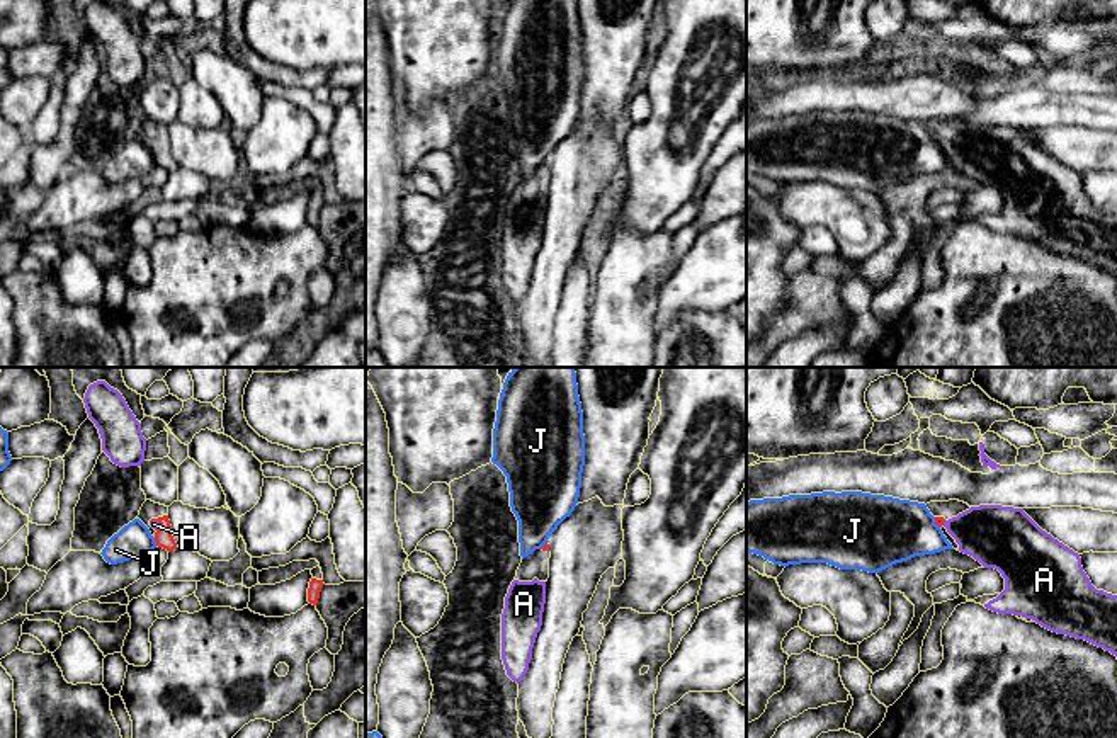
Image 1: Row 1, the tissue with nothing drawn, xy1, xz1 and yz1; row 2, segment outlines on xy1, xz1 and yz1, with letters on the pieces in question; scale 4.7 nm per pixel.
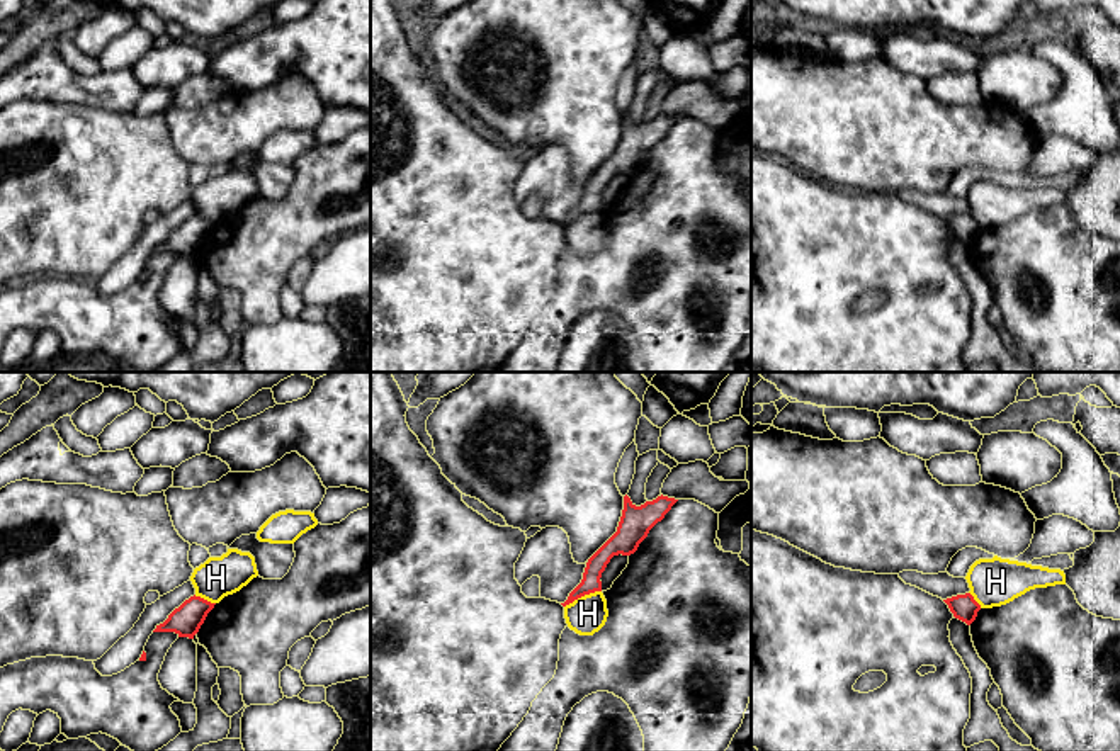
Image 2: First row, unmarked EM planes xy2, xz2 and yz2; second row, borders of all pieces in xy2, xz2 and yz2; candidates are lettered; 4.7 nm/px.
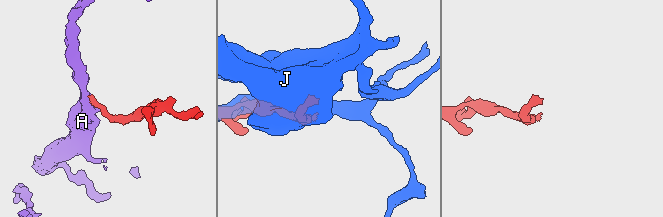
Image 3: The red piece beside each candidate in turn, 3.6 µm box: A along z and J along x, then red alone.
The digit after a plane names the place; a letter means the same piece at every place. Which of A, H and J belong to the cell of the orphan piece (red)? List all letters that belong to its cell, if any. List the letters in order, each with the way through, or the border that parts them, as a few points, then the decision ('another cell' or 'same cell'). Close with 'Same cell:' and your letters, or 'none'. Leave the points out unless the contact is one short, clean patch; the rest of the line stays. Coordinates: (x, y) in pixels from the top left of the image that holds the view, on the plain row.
A: runs through xy1 (164, 157), (160, 145), (153, 143); same cell
H: border along xz2 (600, 209), (585, 213), (565, 226); another cell
J: border along xy1 (153, 157), (157, 164); another cell
Same cell: A

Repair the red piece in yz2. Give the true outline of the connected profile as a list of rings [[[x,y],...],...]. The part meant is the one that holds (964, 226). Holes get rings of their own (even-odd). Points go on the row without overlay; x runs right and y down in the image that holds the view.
[[[970,212],[957,214],[943,221],[948,224],[953,236],[965,241],[967,245],[976,240],[977,231],[981,229],[981,224],[974,219]]]

